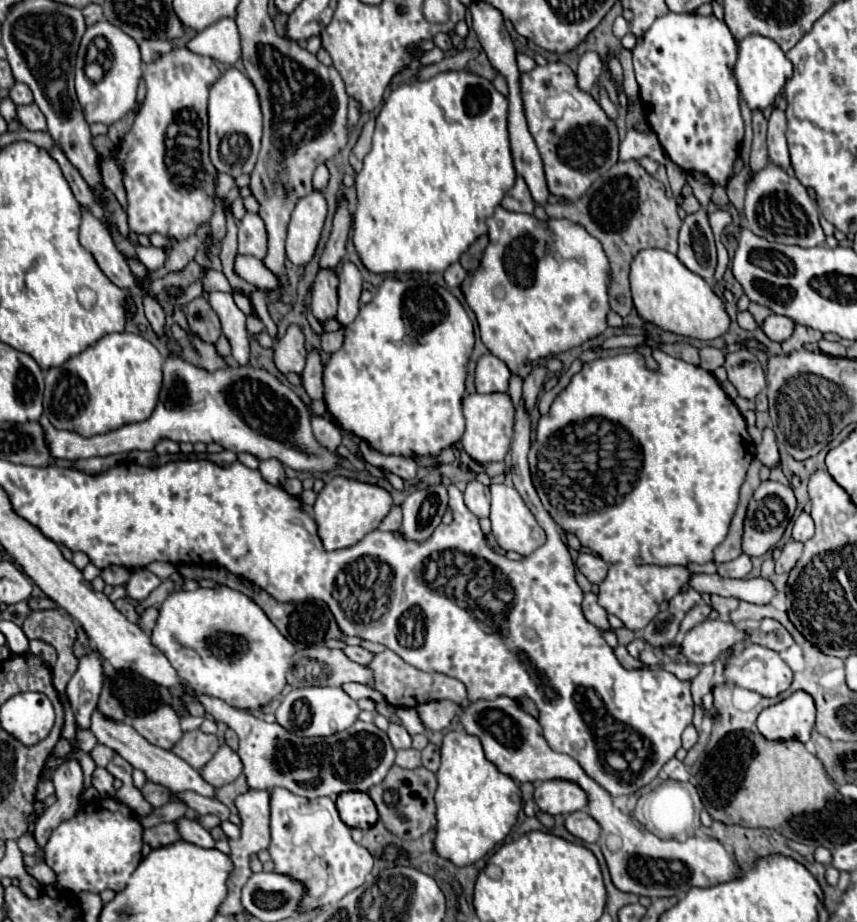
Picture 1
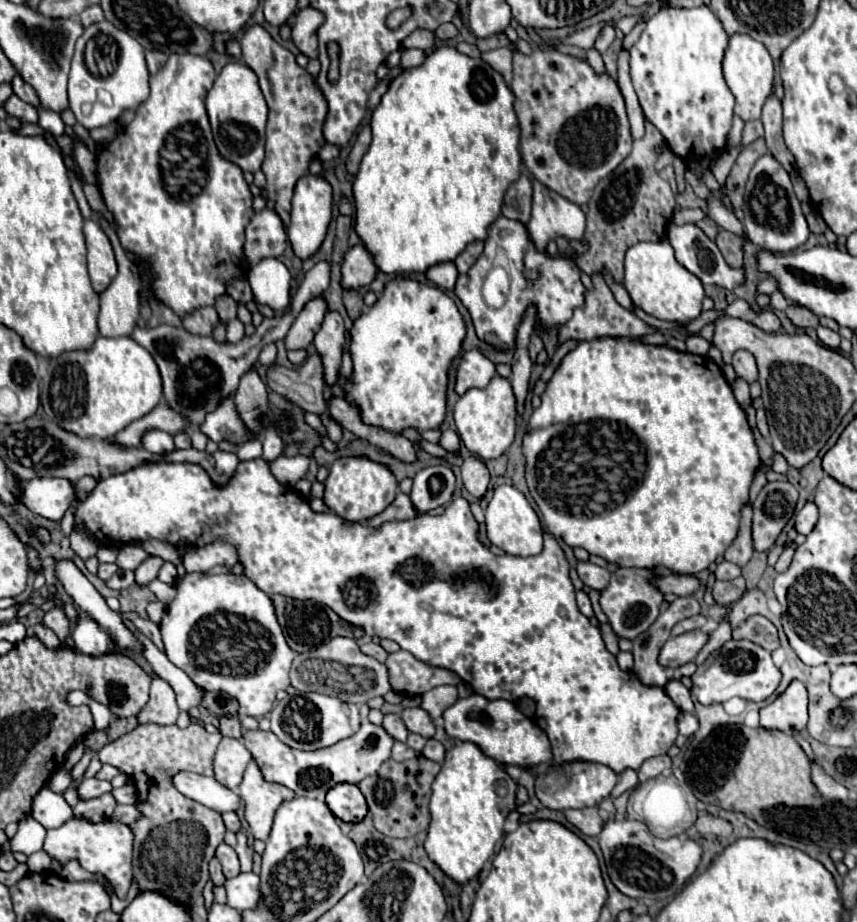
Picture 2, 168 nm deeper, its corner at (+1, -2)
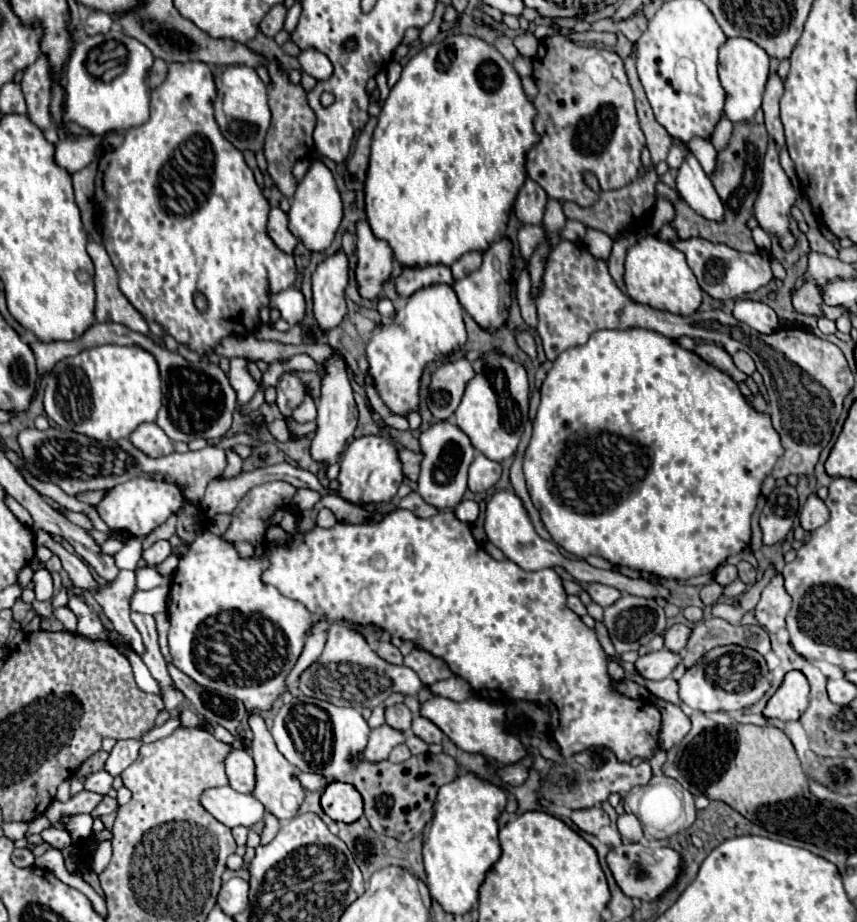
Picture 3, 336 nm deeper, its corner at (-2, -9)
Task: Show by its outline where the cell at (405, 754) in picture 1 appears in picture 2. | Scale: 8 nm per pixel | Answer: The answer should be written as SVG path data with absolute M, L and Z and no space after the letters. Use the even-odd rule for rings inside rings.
M395 741L395 745L393 745L393 753L391 753L391 757L395 759L395 761L407 761L407 759L411 759L411 757L415 757L417 753L411 749L411 747L407 747L405 743L401 743L401 741Z

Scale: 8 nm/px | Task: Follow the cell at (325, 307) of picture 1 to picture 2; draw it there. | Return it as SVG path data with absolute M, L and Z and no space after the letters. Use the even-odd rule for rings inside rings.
M329 311L325 315L325 321L315 335L315 349L321 355L323 367L325 367L325 383L331 387L339 379L339 369L341 369L341 355L343 349L347 347L347 337L345 337L345 327L343 319L339 313Z

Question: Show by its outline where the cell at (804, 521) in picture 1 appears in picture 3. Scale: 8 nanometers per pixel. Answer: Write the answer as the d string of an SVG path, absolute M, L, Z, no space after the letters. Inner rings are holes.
M810 496L800 512L800 524L806 532L814 532L828 520L828 508L818 496Z

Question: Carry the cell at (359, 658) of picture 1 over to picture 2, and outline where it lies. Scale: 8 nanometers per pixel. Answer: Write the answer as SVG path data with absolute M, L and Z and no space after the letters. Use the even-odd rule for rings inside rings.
M373 641L363 643L363 645L361 645L361 651L367 653L367 655L371 655L371 657L375 657L377 661L385 661L385 659L387 659L387 651L385 651L379 643L373 643Z

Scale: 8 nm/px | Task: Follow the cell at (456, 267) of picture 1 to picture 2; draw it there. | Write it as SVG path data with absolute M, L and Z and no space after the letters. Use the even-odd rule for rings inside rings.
M451 261L437 263L437 265L433 265L433 267L429 267L425 271L425 277L429 281L433 281L441 289L453 289L455 287L455 281L457 281L457 275L459 275L457 273L457 267Z

